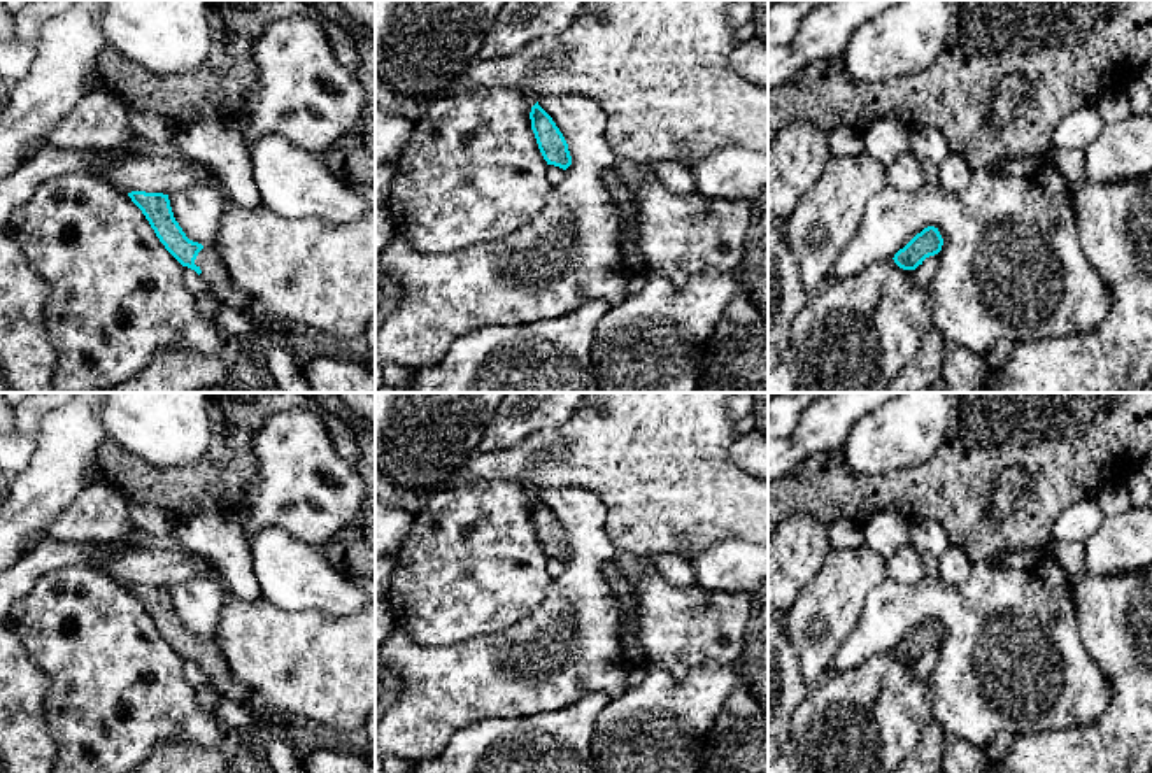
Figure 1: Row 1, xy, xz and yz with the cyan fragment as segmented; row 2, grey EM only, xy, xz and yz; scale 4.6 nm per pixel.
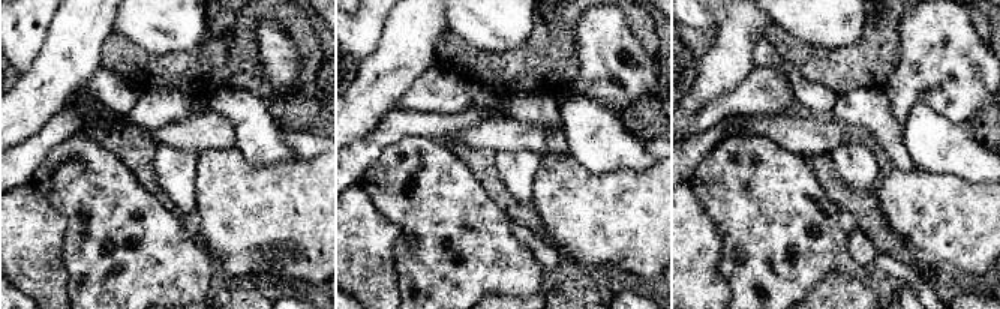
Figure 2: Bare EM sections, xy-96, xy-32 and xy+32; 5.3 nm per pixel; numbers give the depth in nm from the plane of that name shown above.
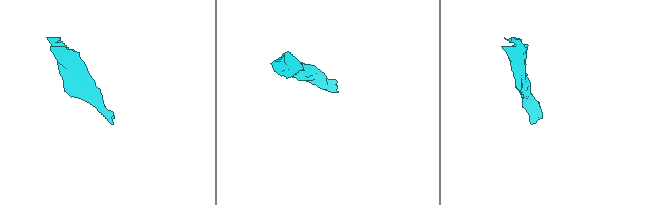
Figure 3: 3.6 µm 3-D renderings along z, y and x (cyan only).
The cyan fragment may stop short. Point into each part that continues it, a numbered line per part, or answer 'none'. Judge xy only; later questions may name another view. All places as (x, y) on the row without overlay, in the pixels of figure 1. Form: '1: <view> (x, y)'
1: xy (214, 665)

